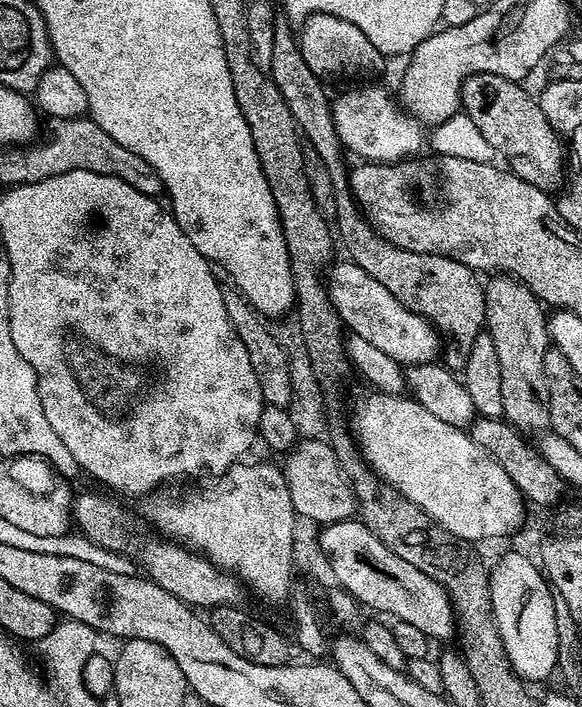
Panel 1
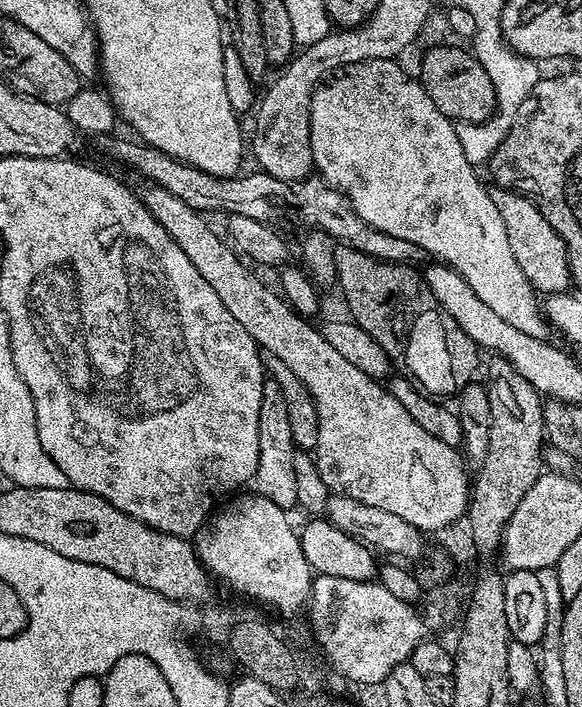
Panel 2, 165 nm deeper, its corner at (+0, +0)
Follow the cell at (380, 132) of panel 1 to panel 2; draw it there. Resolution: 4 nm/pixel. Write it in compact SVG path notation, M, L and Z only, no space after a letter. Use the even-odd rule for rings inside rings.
M363 60L357 64L348 64L343 70L327 77L312 96L310 146L312 147L312 163L320 179L325 180L331 188L337 188L348 198L348 201L354 206L358 218L362 218L362 222L374 226L374 230L378 230L382 234L390 234L390 238L402 238L402 242L414 242L414 246L422 246L422 250L426 250L429 257L439 263L447 264L458 274L462 274L462 278L466 278L470 290L474 290L474 294L478 294L478 298L482 298L482 302L486 302L486 306L490 306L490 310L494 310L494 314L498 314L498 318L510 322L510 326L522 330L522 334L541 338L549 335L547 332L550 332L550 328L542 315L541 301L536 301L538 293L526 278L526 274L522 274L522 266L518 266L518 258L514 258L514 250L510 250L510 234L506 234L506 222L502 222L502 214L498 214L498 206L494 206L491 191L487 187L484 189L483 182L476 177L477 169L474 165L466 162L466 153L462 151L462 145L458 142L456 124L449 120L446 114L442 114L442 110L438 110L438 106L434 106L434 102L426 94L424 87L420 85L419 79L413 73L411 76L400 65L400 62L396 60Z

